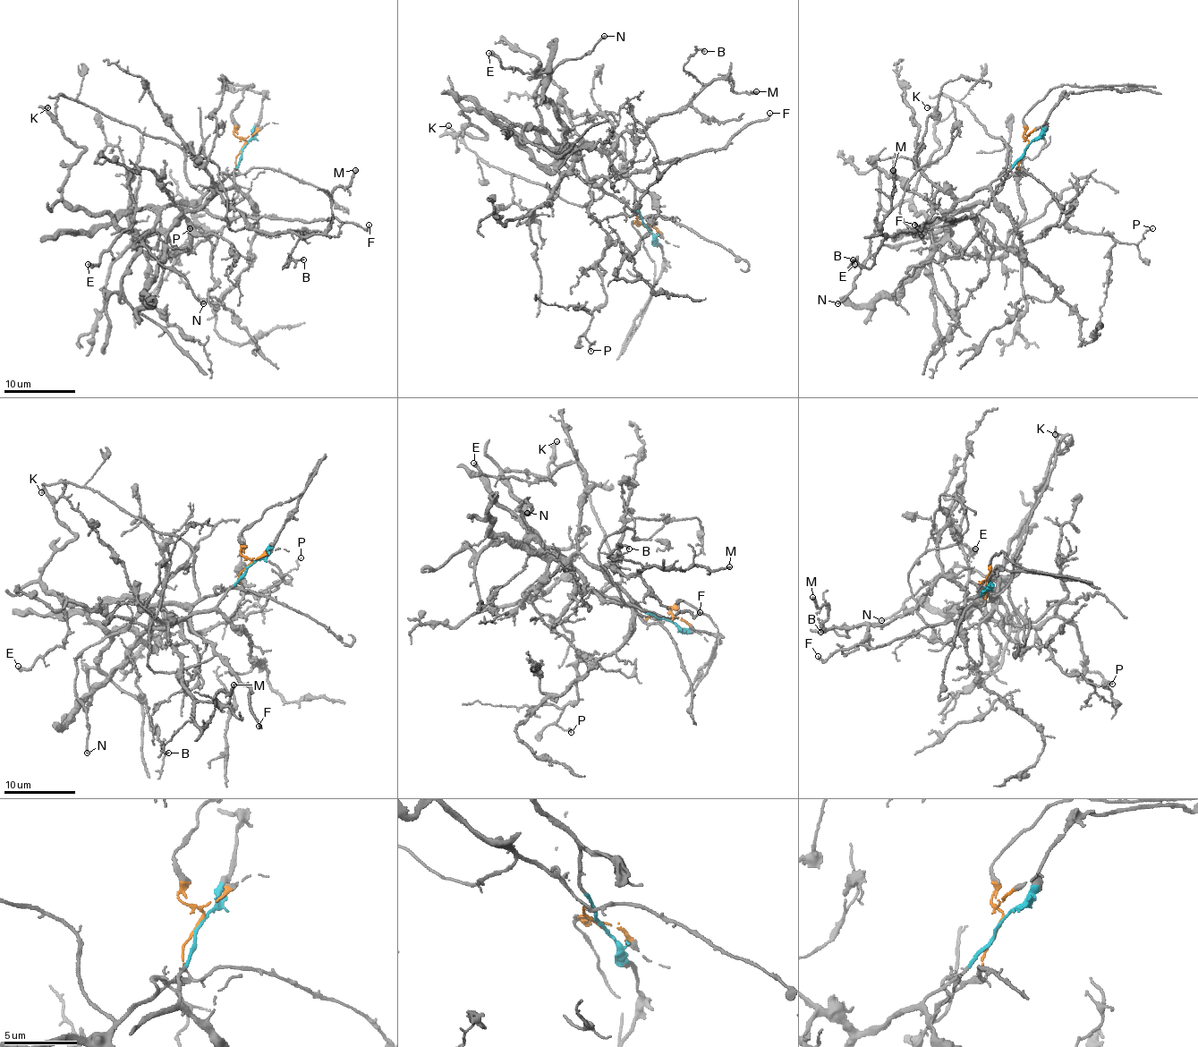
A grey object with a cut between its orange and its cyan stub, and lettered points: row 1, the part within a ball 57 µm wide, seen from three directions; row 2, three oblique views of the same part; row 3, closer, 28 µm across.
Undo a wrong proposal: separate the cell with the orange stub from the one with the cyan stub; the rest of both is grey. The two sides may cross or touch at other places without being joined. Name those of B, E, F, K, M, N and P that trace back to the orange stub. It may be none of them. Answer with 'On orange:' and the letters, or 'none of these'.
On orange: F, N

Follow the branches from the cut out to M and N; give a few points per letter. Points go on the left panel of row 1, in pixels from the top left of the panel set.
M: (243, 146), (234, 182), (209, 198), (216, 191), (258, 230), (320, 234), (333, 214), (331, 192), (356, 169)
N: (243, 146), (236, 169), (197, 200), (165, 207), (136, 242), (165, 266), (172, 266), (204, 303)

